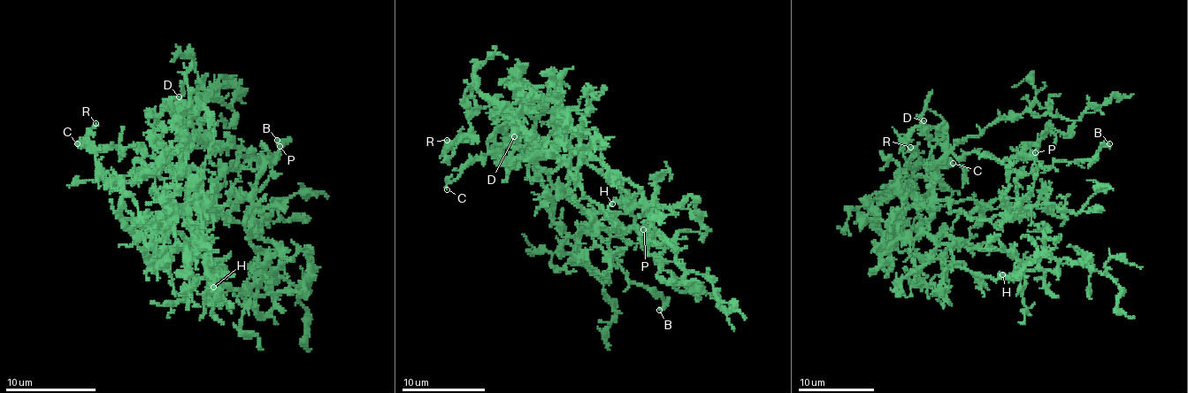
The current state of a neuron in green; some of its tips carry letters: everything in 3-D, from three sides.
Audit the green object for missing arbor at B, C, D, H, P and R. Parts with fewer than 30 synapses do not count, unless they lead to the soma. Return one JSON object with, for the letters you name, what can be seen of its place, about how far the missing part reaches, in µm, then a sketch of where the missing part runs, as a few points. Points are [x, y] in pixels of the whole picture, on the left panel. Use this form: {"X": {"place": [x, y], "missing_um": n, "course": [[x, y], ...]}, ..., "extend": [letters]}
{"extend": []}

